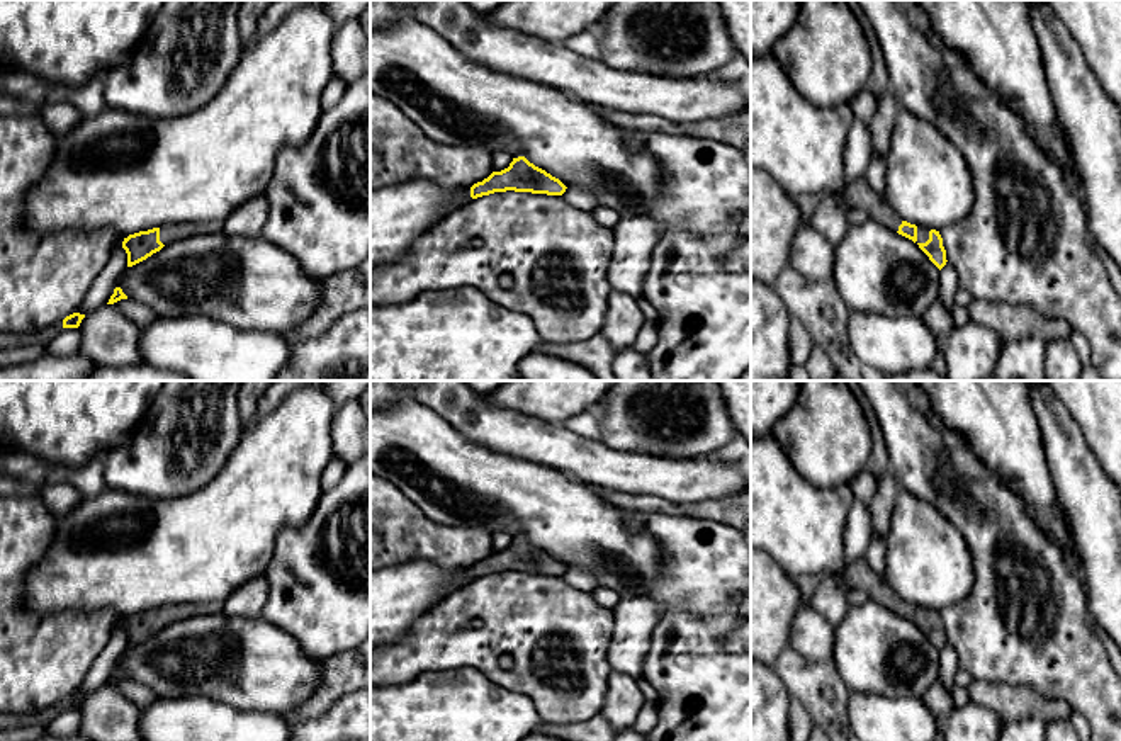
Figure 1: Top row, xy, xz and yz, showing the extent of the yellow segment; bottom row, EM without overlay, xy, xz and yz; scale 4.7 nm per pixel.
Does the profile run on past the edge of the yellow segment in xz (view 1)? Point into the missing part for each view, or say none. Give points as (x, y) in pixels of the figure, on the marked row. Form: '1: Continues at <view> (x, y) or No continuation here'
1: No continuation here

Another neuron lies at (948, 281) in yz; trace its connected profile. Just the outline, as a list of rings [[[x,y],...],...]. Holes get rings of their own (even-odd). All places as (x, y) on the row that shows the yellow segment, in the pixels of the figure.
[[[946,262],[946,265],[939,270],[939,303],[946,308],[946,309],[953,309],[955,306],[955,294],[958,291],[958,275],[955,267]]]

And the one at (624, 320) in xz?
[[[611,289],[606,297],[606,313],[601,333],[606,342],[618,352],[634,347],[635,338],[645,323],[639,301],[630,294]]]

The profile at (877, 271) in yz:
[[[868,219],[834,245],[836,291],[849,311],[922,316],[939,299],[939,269],[912,240]]]

